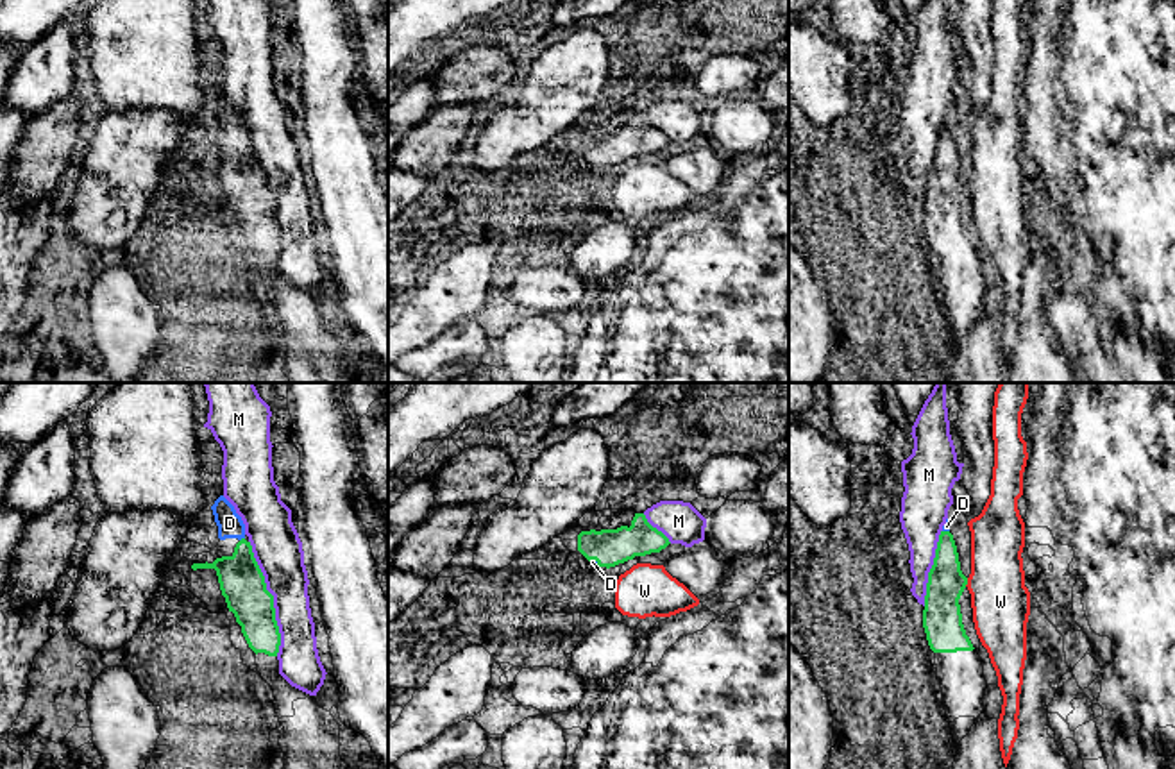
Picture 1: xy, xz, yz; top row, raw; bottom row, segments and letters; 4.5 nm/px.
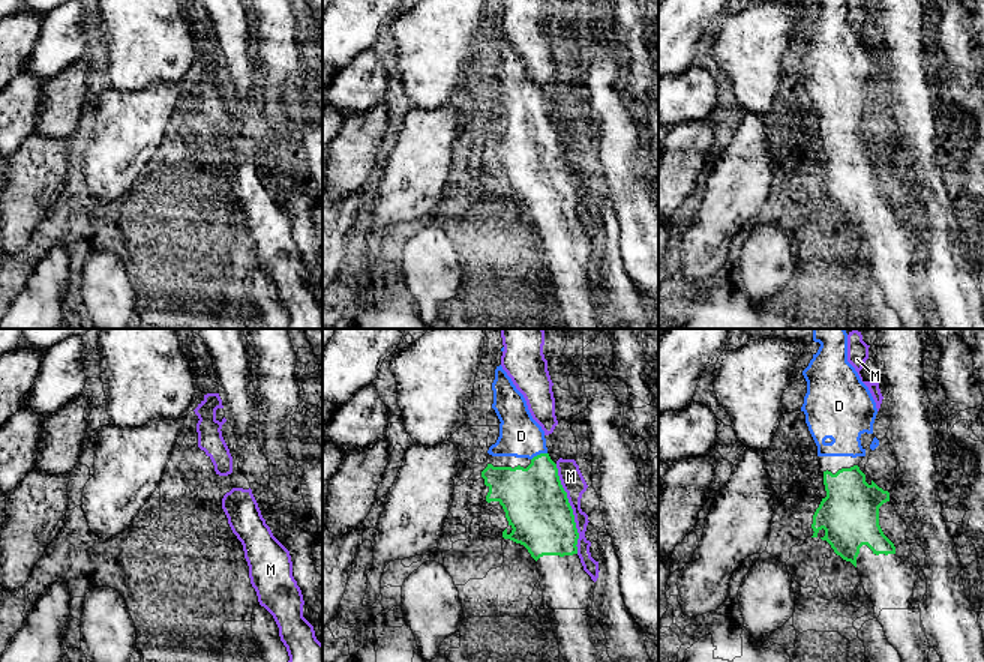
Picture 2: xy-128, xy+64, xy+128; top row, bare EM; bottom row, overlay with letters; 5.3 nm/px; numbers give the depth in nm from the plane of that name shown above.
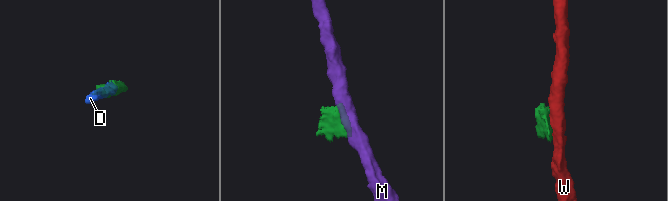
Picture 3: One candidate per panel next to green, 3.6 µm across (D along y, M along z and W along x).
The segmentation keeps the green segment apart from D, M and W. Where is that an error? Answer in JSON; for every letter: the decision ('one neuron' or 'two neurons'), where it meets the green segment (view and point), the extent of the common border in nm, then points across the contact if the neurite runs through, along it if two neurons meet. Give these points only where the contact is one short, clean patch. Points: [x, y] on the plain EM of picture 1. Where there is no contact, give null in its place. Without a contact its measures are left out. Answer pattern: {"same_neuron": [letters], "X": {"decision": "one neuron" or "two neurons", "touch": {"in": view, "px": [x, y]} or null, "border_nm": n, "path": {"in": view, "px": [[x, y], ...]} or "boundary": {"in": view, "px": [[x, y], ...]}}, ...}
{"same_neuron": ["D"], "D": {"decision": "one neuron", "touch": {"in": "xy", "px": [242, 138]}, "border_nm": 30, "path": {"in": "xy", "px": [[242, 183], [242, 138], [229, 122]]}}, "M": {"decision": "two neurons", "touch": {"in": "xy", "px": [272, 197]}, "border_nm": 550}, "W": {"decision": "two neurons", "touch": {"in": "yz", "px": [966, 181]}, "border_nm": 40, "boundary": {"in": "yz", "px": [[968, 177], [964, 185]]}}}

